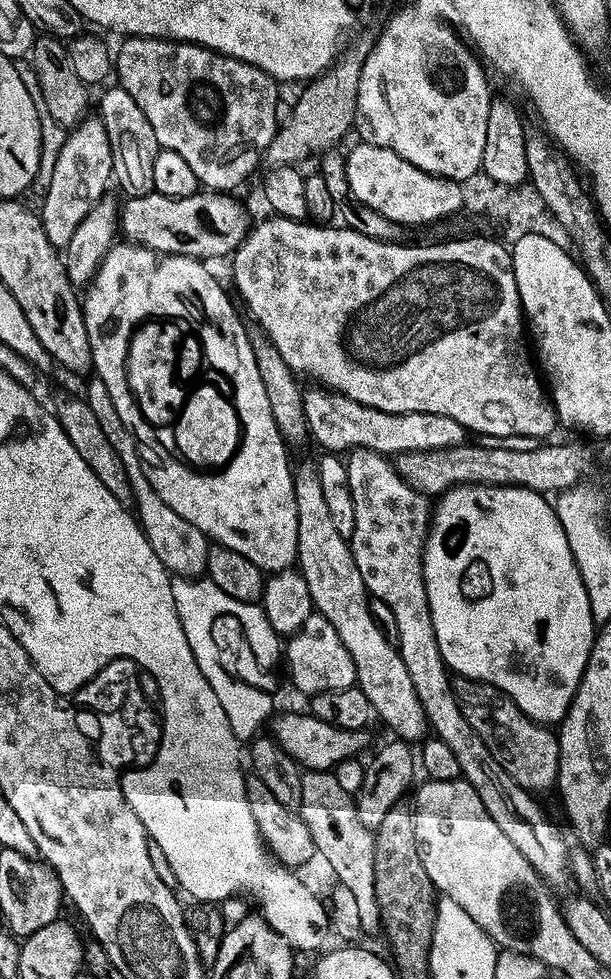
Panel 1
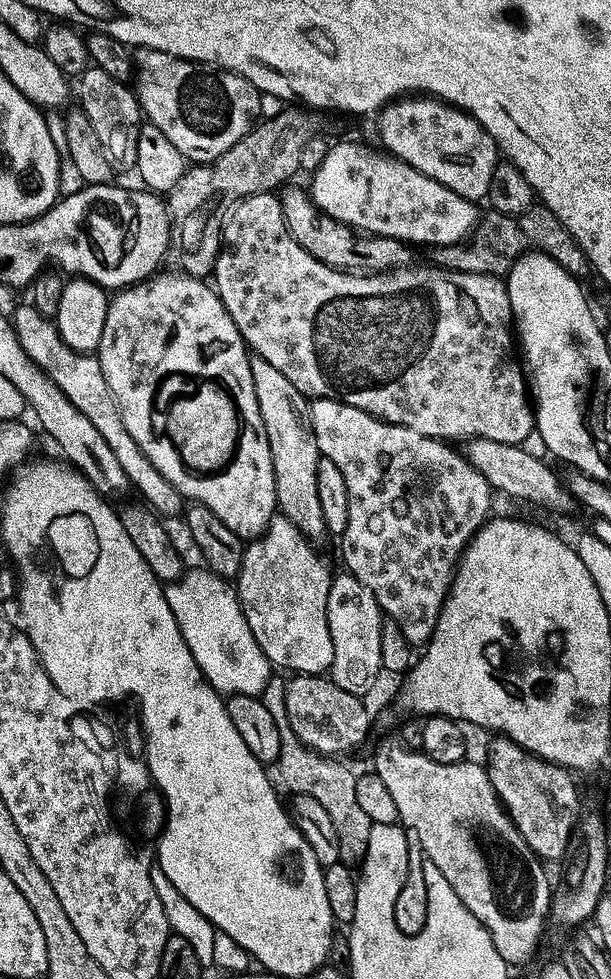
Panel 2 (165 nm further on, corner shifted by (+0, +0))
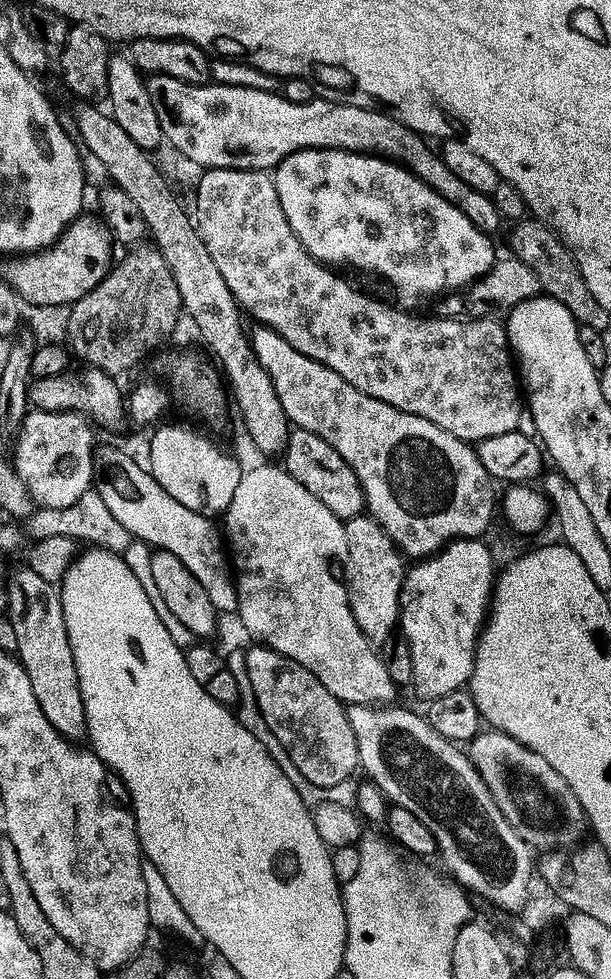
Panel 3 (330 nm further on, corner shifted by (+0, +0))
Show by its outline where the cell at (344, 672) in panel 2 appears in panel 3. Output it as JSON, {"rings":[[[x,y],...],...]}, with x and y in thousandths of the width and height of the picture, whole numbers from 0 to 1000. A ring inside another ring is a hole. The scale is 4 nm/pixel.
{"rings":[[[597,525],[594,527],[588,527],[586,529],[579,529],[578,531],[568,532],[566,535],[566,550],[570,551],[570,575],[566,577],[566,596],[570,598],[570,610],[573,611],[573,619],[579,623],[579,631],[586,635],[586,639],[592,644],[592,648],[601,652],[604,657],[610,660],[628,660],[637,657],[643,653],[645,647],[642,645],[650,645],[651,638],[658,633],[658,606],[661,604],[661,599],[664,596],[664,579],[661,580],[661,576],[664,577],[663,569],[658,567],[653,560],[648,559],[648,556],[638,549],[630,545],[625,541],[625,537],[619,537],[619,533],[610,531],[607,527]]]}

